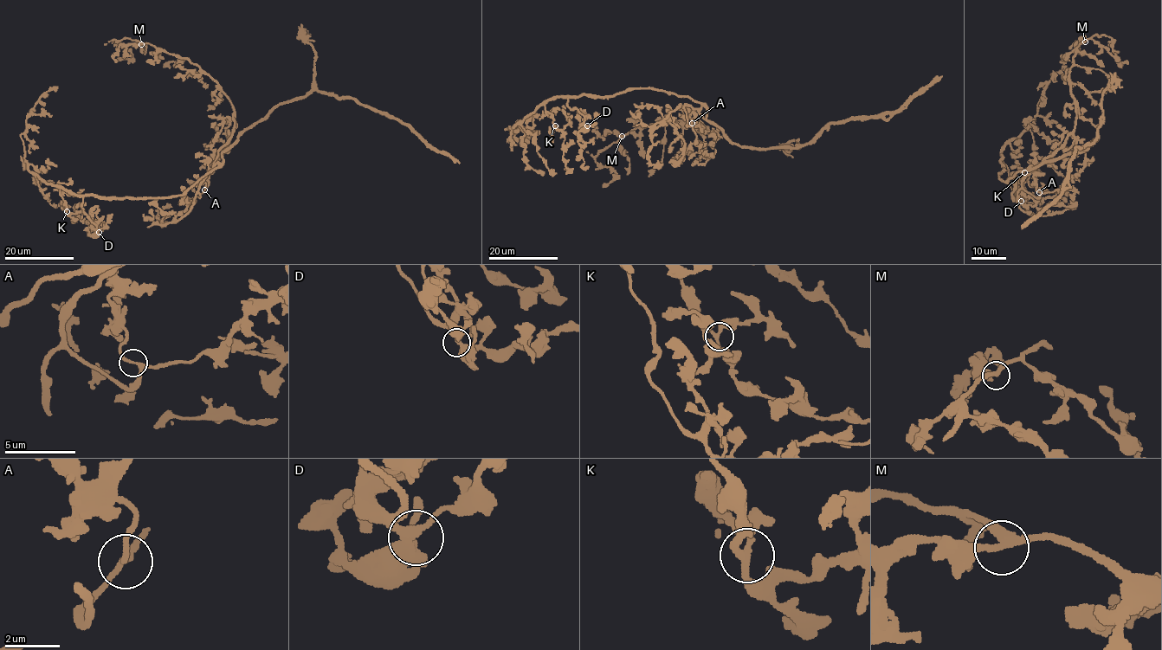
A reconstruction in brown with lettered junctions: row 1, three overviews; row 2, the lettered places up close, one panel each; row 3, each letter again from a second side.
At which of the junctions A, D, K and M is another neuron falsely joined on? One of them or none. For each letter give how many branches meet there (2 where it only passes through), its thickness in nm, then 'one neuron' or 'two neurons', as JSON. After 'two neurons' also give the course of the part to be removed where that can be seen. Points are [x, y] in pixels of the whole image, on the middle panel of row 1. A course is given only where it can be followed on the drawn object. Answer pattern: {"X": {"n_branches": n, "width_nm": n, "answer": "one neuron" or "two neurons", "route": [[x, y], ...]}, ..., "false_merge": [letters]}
{"A": {"n_branches": 3, "width_nm": 170, "answer": "one neuron"}, "D": {"n_branches": 3, "width_nm": 280, "answer": "one neuron"}, "K": {"n_branches": 3, "width_nm": 220, "answer": "one neuron"}, "M": {"n_branches": 3, "width_nm": 280, "answer": "one neuron"}, "false_merge": []}

